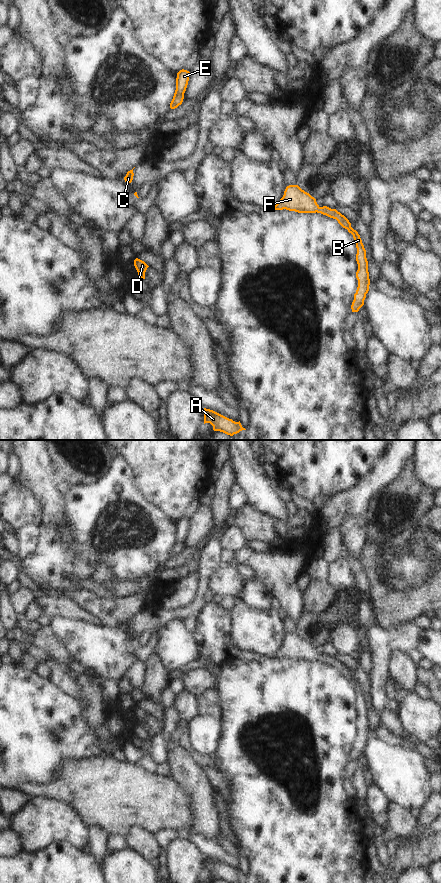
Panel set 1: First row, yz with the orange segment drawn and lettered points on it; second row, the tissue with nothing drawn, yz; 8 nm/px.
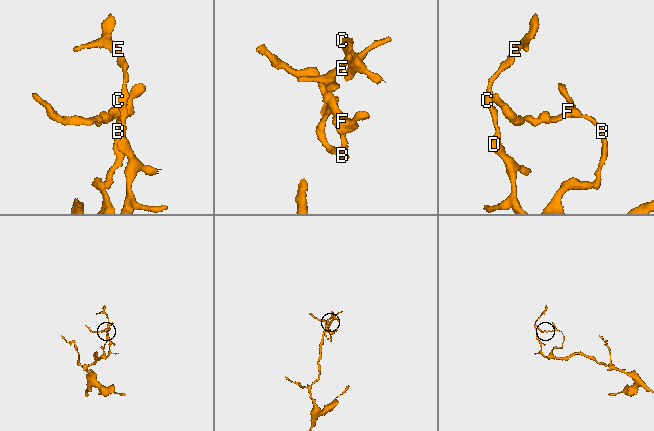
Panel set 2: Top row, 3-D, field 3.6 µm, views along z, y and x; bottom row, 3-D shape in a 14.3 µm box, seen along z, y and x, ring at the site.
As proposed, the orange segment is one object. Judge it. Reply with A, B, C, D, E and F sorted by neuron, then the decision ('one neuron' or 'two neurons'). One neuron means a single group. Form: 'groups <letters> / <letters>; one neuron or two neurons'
groups A B C D E F; one neuron

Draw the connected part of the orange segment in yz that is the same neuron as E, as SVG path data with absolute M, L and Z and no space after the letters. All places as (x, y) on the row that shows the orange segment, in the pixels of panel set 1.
M184 69L180 70L177 73L176 90L173 99L170 103L171 109L175 109L182 104L184 99L184 93L186 91L188 81L189 81L189 76L190 76L190 72Z

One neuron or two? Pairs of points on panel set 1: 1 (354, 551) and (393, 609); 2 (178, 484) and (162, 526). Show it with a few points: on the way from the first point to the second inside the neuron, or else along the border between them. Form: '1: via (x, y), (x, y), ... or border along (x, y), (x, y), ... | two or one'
1: border along (367, 542), (360, 559) | two
2: border along (149, 500), (176, 522) | two

